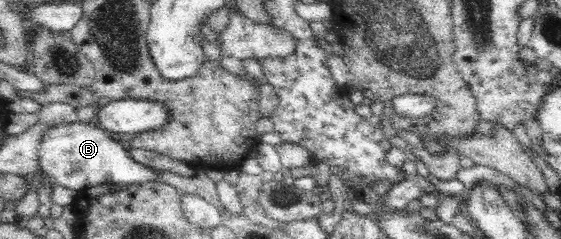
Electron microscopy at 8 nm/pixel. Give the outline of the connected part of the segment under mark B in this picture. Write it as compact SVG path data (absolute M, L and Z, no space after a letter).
M76 121L70 125L56 125L44 131L44 137L38 147L38 169L33 173L35 177L44 174L51 177L54 184L61 185L77 192L83 188L90 188L100 184L141 184L157 180L160 170L155 170L136 162L130 155L130 149L116 136L100 128L95 122L84 123Z

